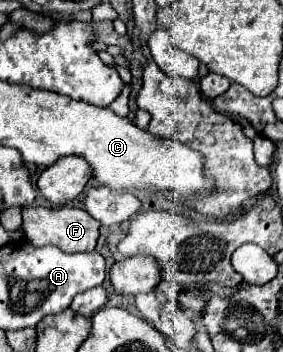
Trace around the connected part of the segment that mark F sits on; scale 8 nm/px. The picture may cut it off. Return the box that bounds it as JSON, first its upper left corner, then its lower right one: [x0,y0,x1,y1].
[22,206,100,254]

